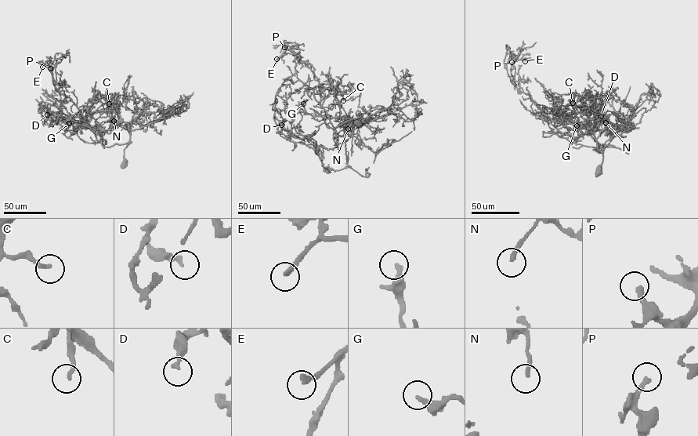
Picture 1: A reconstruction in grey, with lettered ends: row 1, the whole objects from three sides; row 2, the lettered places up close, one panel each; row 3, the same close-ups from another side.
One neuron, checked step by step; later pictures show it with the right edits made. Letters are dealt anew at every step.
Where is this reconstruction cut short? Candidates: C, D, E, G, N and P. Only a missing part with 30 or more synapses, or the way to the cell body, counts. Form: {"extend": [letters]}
{"extend": ["C", "G"]}

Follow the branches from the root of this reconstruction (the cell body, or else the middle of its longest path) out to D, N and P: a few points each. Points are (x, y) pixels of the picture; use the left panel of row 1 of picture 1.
D: (124, 164), (129, 142), (104, 147), (103, 127), (74, 126), (63, 114), (47, 114)
N: (124, 164), (124, 149), (129, 143), (129, 133), (113, 121)
P: (124, 164), (129, 143), (104, 147), (94, 132), (82, 127), (84, 118), (56, 87), (50, 68)

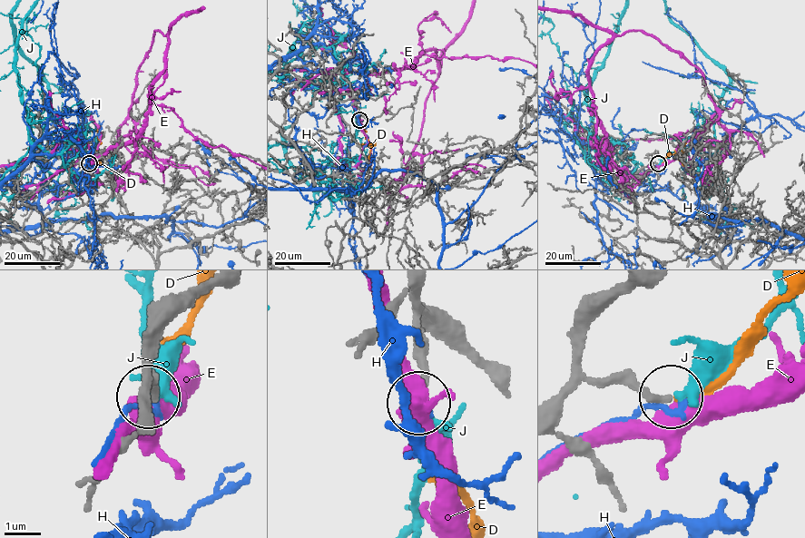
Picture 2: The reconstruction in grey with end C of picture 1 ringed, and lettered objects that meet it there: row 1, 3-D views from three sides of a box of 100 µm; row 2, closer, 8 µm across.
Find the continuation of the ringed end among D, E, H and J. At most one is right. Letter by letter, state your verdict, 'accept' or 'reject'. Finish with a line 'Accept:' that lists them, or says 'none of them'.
D: accept
E: reject
H: reject
J: reject
Accept: D

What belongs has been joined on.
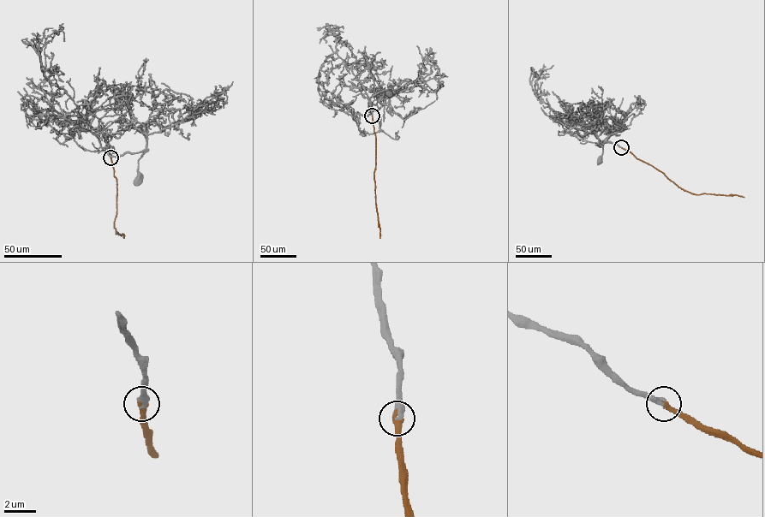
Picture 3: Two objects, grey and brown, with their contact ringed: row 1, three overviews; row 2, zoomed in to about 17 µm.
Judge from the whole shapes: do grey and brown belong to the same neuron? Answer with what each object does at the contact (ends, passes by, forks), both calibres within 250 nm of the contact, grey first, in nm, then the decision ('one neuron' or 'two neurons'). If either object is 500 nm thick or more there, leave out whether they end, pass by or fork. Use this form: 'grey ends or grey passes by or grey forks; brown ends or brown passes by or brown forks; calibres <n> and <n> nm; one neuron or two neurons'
grey ends; brown ends; calibres 360 and 400 nm; one neuron

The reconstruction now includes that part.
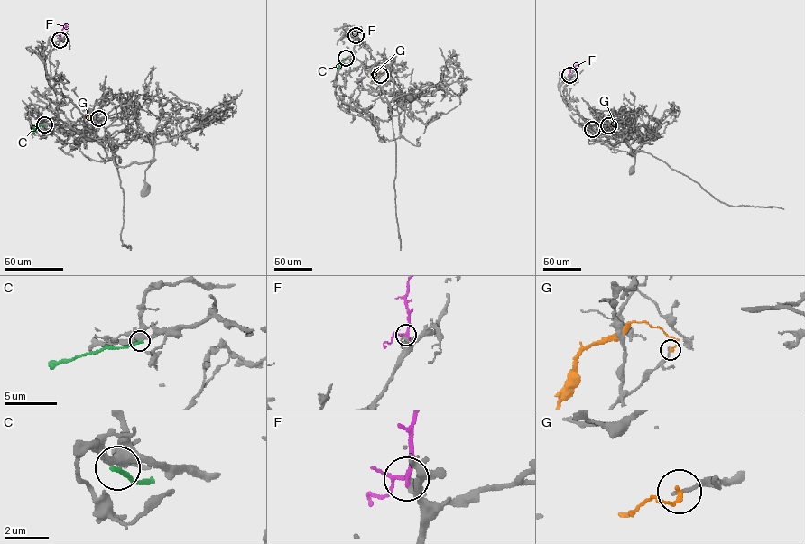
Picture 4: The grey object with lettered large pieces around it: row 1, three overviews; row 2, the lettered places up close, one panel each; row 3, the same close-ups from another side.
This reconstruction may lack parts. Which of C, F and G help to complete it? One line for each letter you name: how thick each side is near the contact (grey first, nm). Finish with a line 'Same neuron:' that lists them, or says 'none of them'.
Same neuron: none of them

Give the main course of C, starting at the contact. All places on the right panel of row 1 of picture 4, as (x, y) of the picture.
C: (592, 129), (604, 132)

